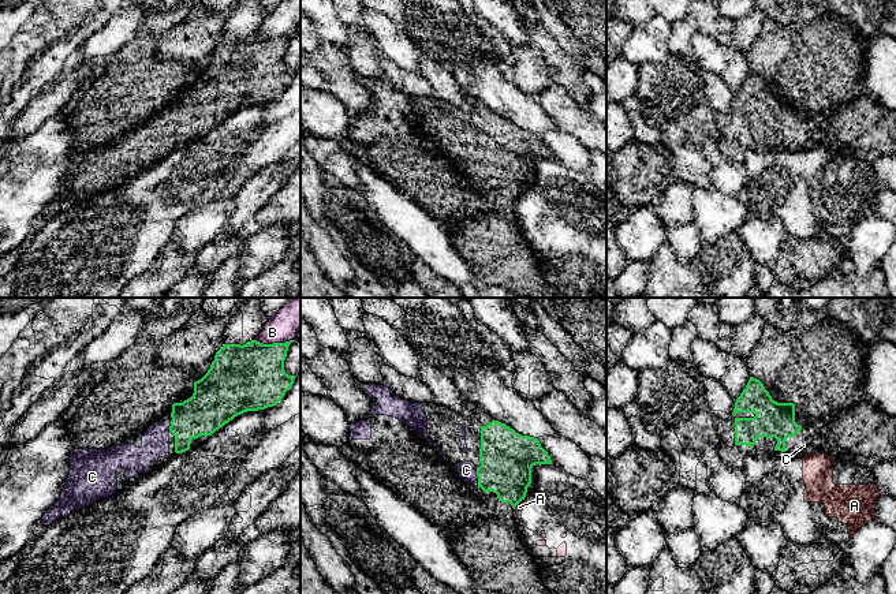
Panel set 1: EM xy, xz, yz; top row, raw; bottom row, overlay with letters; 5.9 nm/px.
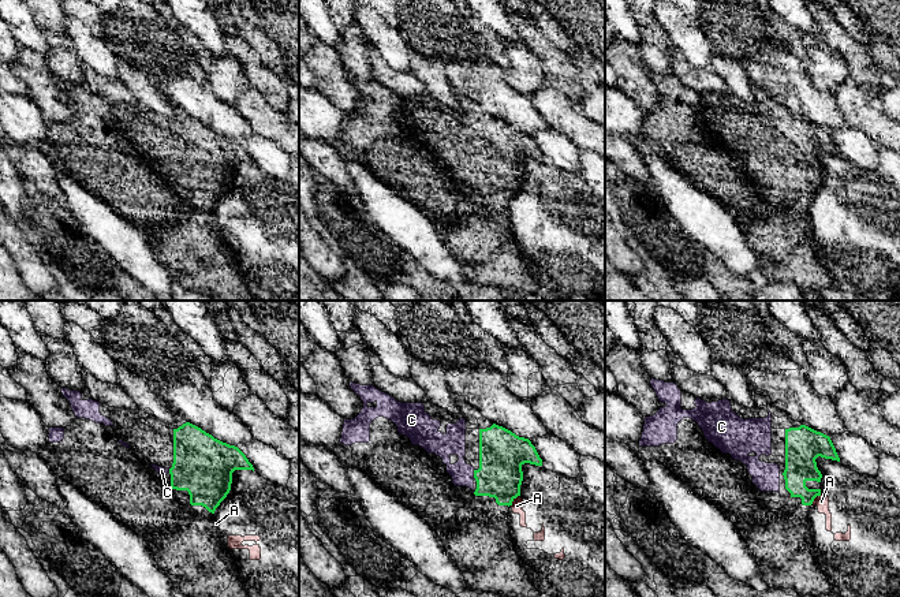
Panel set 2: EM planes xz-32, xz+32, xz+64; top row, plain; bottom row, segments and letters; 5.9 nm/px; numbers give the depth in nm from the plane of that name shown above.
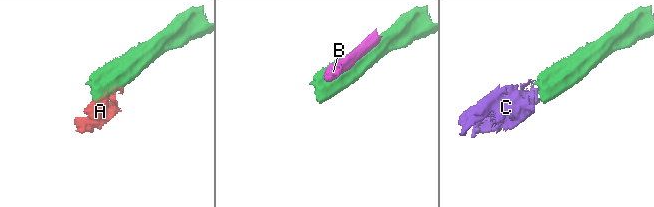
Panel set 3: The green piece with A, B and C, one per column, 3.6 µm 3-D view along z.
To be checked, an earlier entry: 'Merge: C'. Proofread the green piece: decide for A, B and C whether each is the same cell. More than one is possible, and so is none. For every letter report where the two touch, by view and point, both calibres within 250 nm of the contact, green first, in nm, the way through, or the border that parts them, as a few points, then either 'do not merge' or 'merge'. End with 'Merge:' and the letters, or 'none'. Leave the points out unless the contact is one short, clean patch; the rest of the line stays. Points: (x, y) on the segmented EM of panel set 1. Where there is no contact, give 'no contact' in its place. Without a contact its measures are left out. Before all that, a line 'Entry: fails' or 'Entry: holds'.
Entry: holds
A: contact xz (518, 503); calibres 300 and 50 nm; border xz (522, 499), (514, 508); do not merge
B: contact xy (273, 343); calibres 400 and 190 nm; do not merge
C: contact xz (477, 475); calibres 320 and 110 nm; way xz (507, 458), (489, 475), (477, 475), (466, 470); merge
Merge: C

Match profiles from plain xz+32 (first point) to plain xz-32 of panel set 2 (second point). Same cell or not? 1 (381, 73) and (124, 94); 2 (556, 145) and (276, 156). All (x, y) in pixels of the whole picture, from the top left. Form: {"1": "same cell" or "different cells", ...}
{"1": "same cell", "2": "same cell"}

